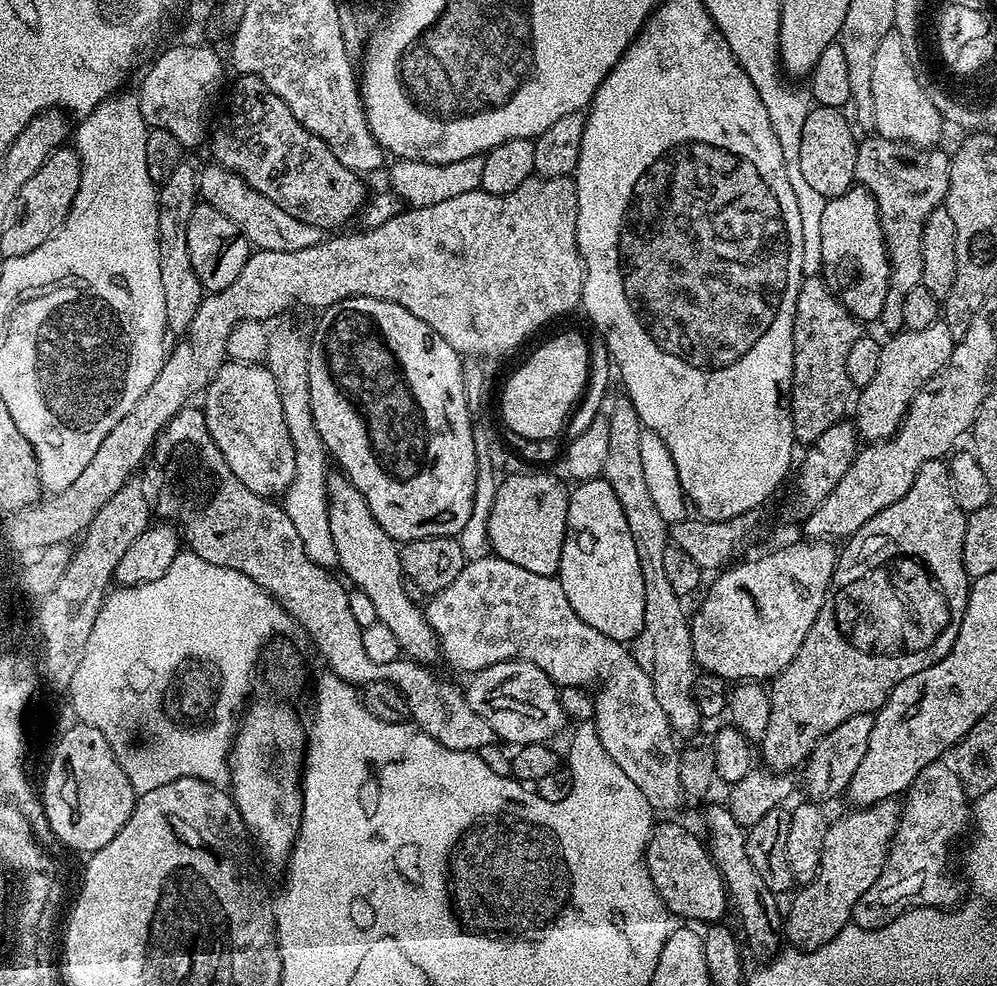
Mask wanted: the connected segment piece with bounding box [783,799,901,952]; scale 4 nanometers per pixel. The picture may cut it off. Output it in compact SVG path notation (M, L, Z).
M895 799L883 800L877 804L866 804L853 807L852 812L831 821L826 830L826 838L822 842L822 862L818 866L818 874L808 884L799 889L800 893L792 900L784 922L783 935L793 948L813 952L816 948L826 946L834 937L845 931L844 927L852 924L852 911L858 906L858 898L878 882L878 874L888 861L888 844L894 838L896 827L900 821L901 805Z

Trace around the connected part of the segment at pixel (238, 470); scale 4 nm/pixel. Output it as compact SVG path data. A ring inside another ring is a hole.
M226 362L212 375L203 400L208 433L222 450L226 466L234 470L234 478L259 496L283 497L294 478L294 442L290 442L290 430L286 430L274 374L264 364Z

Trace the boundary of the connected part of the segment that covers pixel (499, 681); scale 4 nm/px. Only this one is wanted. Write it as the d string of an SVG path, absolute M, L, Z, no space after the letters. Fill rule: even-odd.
M494 662L494 666L471 673L469 680L472 681L466 687L466 695L470 710L486 718L486 722L490 722L490 730L494 730L505 745L523 746L551 741L551 736L558 735L560 727L566 724L558 685L545 672L538 670L534 662Z

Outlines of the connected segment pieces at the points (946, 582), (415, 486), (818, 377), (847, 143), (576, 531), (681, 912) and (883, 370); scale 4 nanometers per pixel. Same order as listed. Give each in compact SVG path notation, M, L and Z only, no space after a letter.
M931 460L922 466L922 470L918 470L914 478L914 486L906 490L904 497L898 498L894 506L886 506L886 510L874 514L874 518L870 518L866 526L862 526L854 535L847 537L845 544L848 545L844 549L842 547L839 549L836 569L832 575L828 593L822 602L822 610L818 610L818 618L814 618L814 626L810 626L810 634L802 638L802 646L798 646L798 654L794 654L790 666L783 668L771 681L770 723L766 726L766 734L758 742L758 756L759 759L760 756L764 759L761 760L763 767L770 772L795 773L795 768L797 771L814 750L816 742L826 734L830 734L834 726L842 726L842 722L846 722L846 718L854 718L854 714L863 712L875 714L884 705L886 698L894 690L894 686L898 686L898 682L906 682L906 678L918 674L918 670L926 670L926 666L934 666L934 662L950 654L950 646L954 646L954 638L958 638L958 626L962 626L970 591L970 577L964 569L964 539L966 538L967 521L965 512L958 506L958 502L954 502L952 475L947 463L944 460Z
M352 296L319 313L320 321L316 324L312 336L308 340L308 365L310 366L310 410L314 418L314 426L324 443L324 451L336 460L335 467L348 477L366 498L366 506L370 506L370 514L378 518L378 526L386 530L397 542L430 538L431 536L459 537L462 526L466 526L466 518L470 518L470 510L474 506L474 484L476 482L476 457L478 455L478 436L472 432L473 409L468 407L468 395L464 389L462 370L464 365L460 353L456 352L422 318L414 318L410 310L398 306L389 300Z
M823 275L805 276L798 290L798 302L794 310L794 374L792 375L792 398L788 401L792 411L792 435L801 445L813 444L830 426L845 419L850 408L850 397L854 389L850 382L850 374L846 374L846 358L850 354L850 346L858 342L862 335L861 321L853 318L840 301L835 291L828 289Z
M812 106L806 114L806 123L802 125L798 166L802 166L802 174L806 177L806 183L813 190L818 190L818 194L822 194L825 198L842 195L848 188L853 187L856 178L854 162L858 136L855 136L857 133L849 117L847 120L844 114L839 108Z
M603 478L582 480L575 487L568 494L566 534L558 573L560 585L566 590L566 598L570 598L570 606L574 606L574 614L578 614L586 626L594 626L594 630L606 634L606 638L629 642L644 632L644 591L642 566L638 566L638 550L634 546L634 537L630 535L626 514L622 514L622 505L614 489Z
M657 823L652 830L652 836L648 839L648 850L644 853L644 861L650 870L650 878L673 917L681 916L681 921L696 922L701 920L704 926L711 926L725 919L724 915L730 912L728 899L728 887L724 885L722 874L716 869L716 864L708 852L705 841L700 840L688 828L680 824Z
M942 322L931 324L926 330L901 330L887 339L882 344L882 362L878 362L874 379L870 386L859 389L854 400L854 423L859 439L864 442L889 440L897 432L912 399L927 380L946 366L958 342Z

